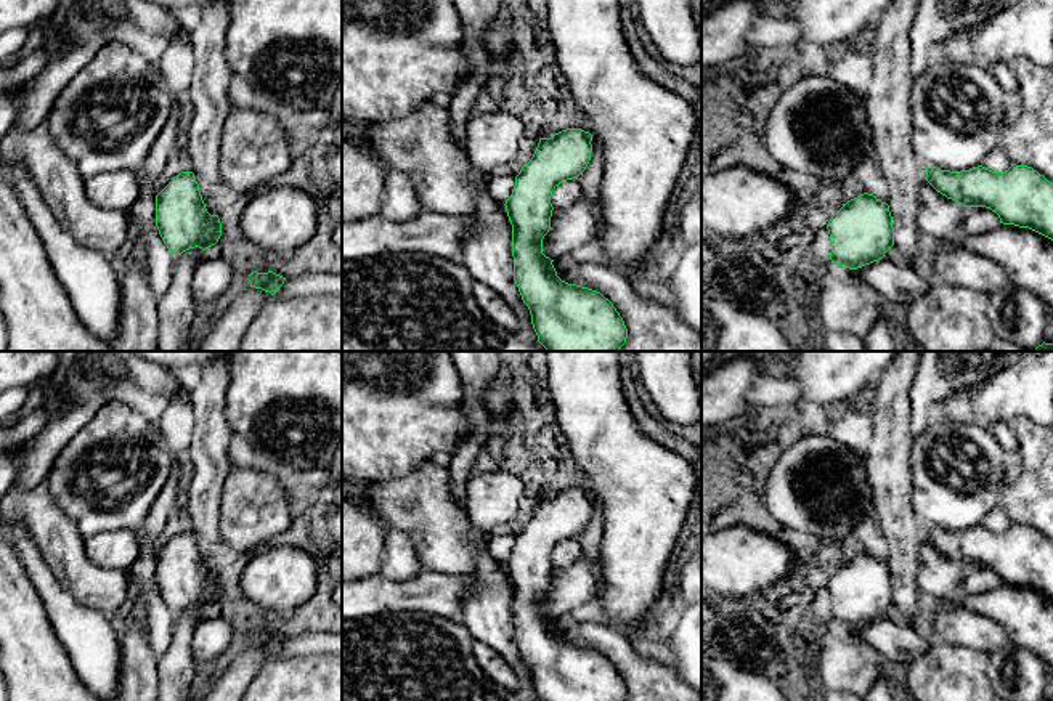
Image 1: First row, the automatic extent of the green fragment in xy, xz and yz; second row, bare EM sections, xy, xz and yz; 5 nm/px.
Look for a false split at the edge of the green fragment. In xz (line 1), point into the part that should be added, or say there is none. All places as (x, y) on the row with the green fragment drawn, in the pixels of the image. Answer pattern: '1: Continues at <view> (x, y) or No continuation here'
1: No continuation here

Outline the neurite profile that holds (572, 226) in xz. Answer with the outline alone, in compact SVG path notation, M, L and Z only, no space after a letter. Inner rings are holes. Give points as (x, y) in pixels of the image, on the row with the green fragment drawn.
M584 197L570 207L554 209L551 229L543 239L543 253L554 261L570 257L573 250L596 239L599 228L594 204Z

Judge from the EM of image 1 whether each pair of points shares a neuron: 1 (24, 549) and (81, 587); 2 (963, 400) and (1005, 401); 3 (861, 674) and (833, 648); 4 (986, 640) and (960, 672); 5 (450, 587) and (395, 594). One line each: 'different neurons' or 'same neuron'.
1: different neurons
2: same neuron
3: same neuron
4: different neurons
5: same neuron

